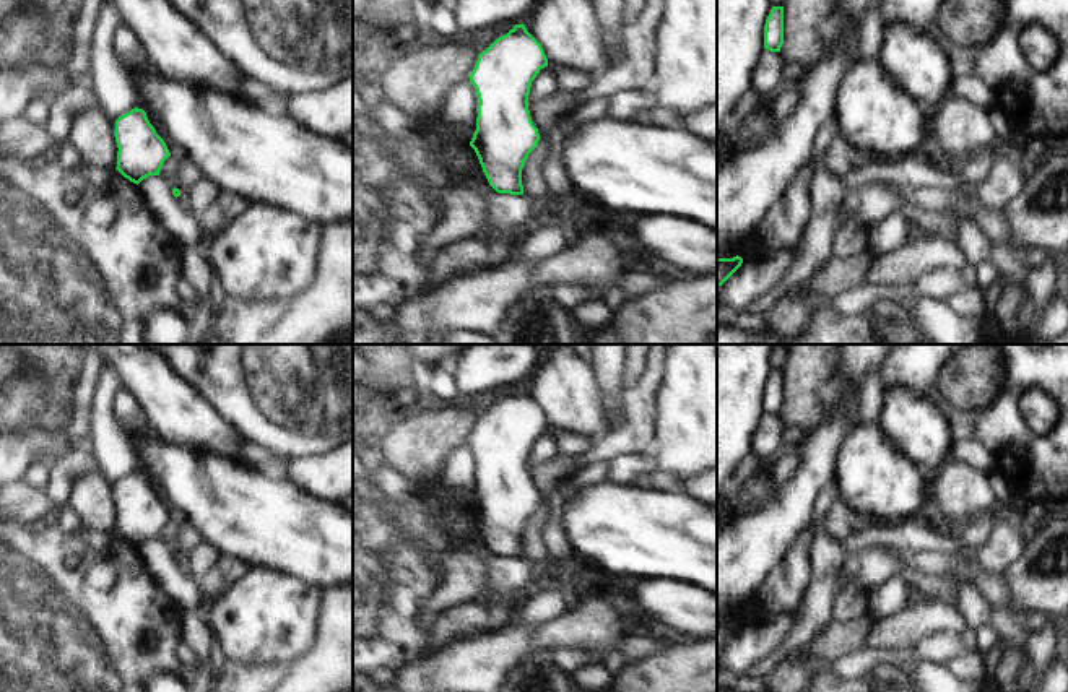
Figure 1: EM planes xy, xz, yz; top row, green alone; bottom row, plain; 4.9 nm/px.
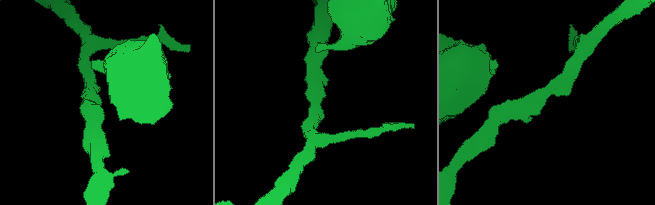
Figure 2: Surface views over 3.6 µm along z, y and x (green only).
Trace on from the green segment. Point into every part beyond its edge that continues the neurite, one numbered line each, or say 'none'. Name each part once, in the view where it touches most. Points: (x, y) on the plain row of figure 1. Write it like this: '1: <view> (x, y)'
1: xy (182, 564)

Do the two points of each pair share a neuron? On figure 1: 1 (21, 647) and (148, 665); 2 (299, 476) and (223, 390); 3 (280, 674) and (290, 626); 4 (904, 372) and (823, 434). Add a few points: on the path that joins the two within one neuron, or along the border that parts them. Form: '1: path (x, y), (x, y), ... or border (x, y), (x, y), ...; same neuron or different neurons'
1: path (52, 663), (117, 663); same neuron
2: border (325, 452), (293, 457), (288, 462); different neurons
3: border (312, 640), (295, 658), (244, 663); different neurons
4: border (886, 361), (878, 372); different neurons

